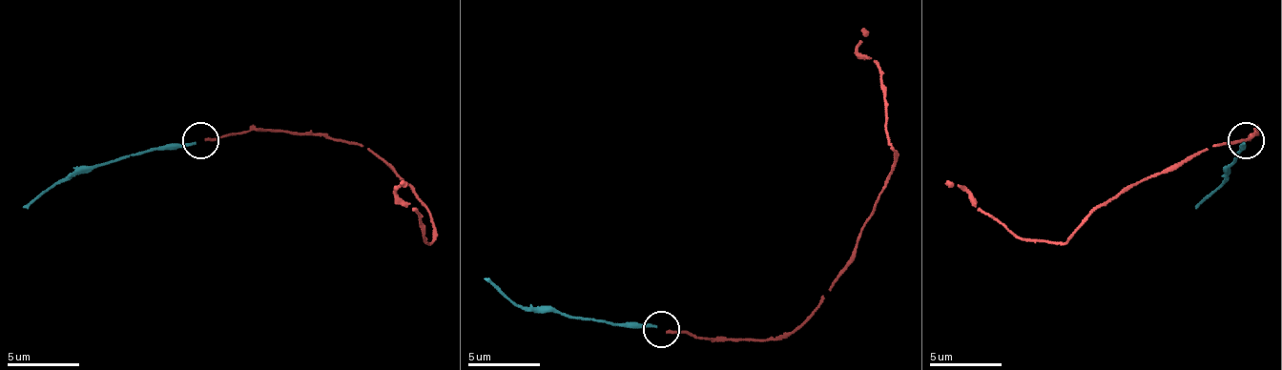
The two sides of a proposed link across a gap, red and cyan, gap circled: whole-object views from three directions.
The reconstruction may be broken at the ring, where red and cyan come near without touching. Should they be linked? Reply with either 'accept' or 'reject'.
accept

